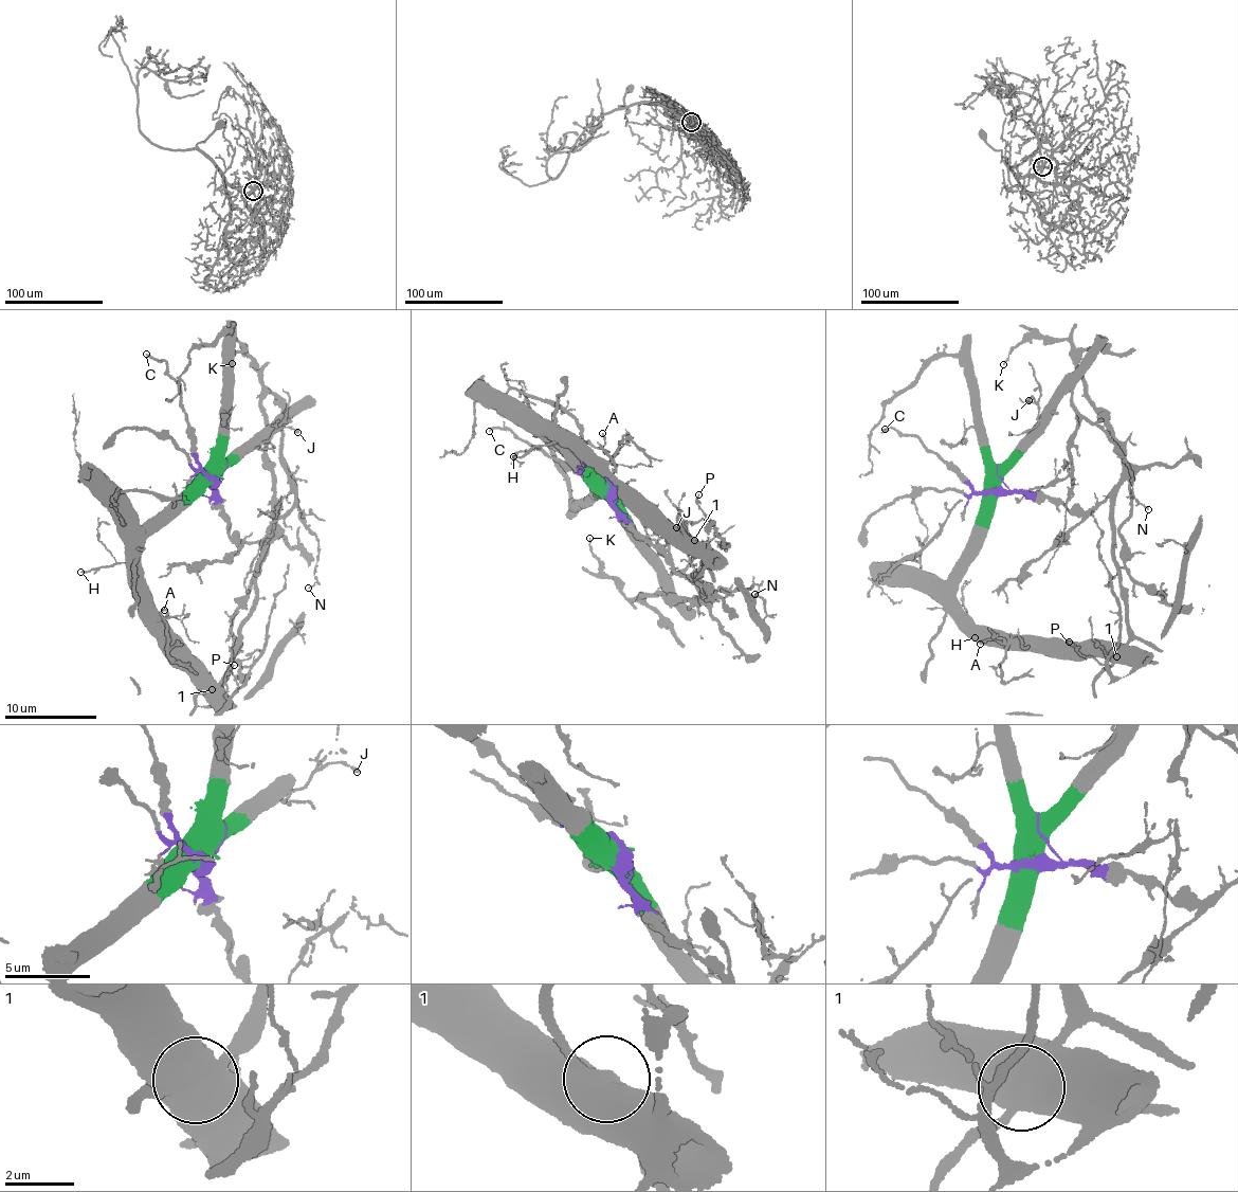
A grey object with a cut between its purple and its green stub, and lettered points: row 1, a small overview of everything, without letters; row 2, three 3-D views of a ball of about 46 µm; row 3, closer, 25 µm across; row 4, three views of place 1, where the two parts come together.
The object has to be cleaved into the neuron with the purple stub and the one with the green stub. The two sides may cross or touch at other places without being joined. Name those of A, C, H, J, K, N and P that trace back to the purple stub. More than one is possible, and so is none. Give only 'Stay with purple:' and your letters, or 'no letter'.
Stay with purple: C, K

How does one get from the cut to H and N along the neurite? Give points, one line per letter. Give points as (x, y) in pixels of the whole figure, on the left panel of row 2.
H: (214, 476), (148, 536), (126, 562), (79, 573)
N: (214, 476), (279, 431), (299, 516), (320, 549), (314, 582), (307, 588)

